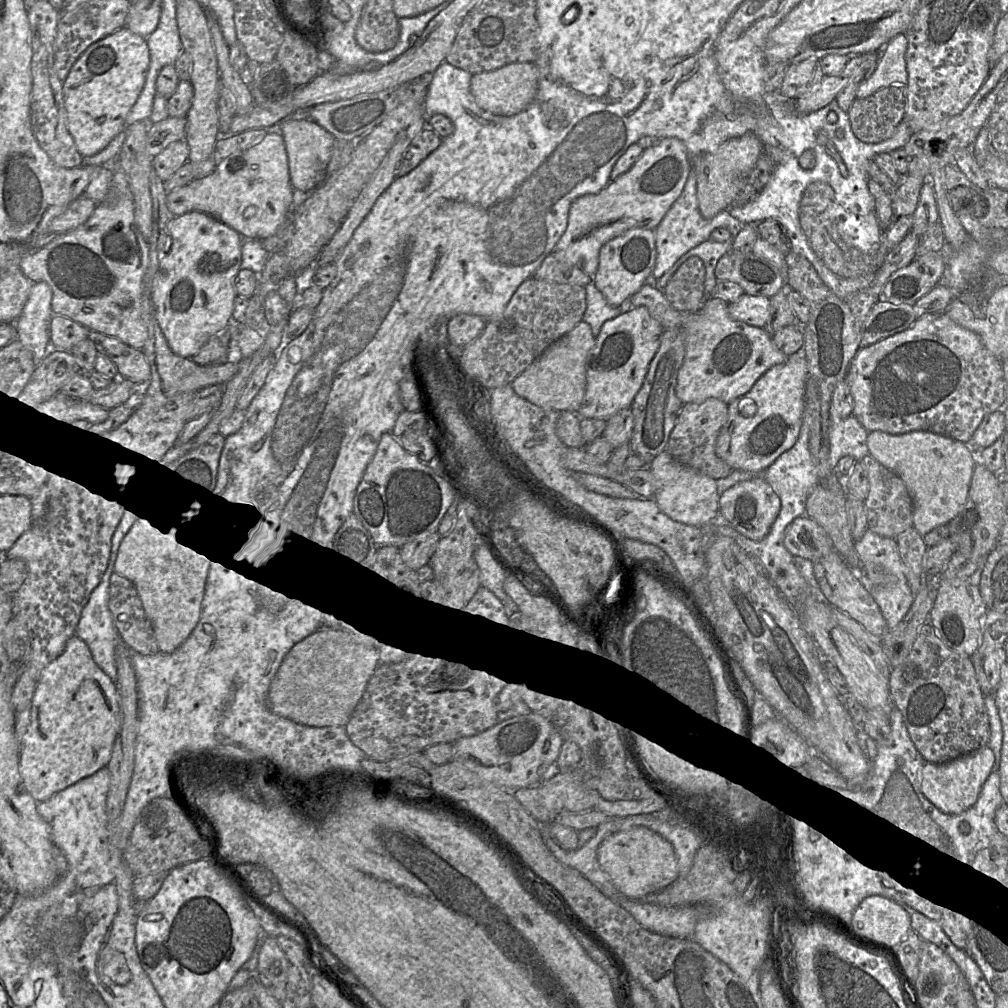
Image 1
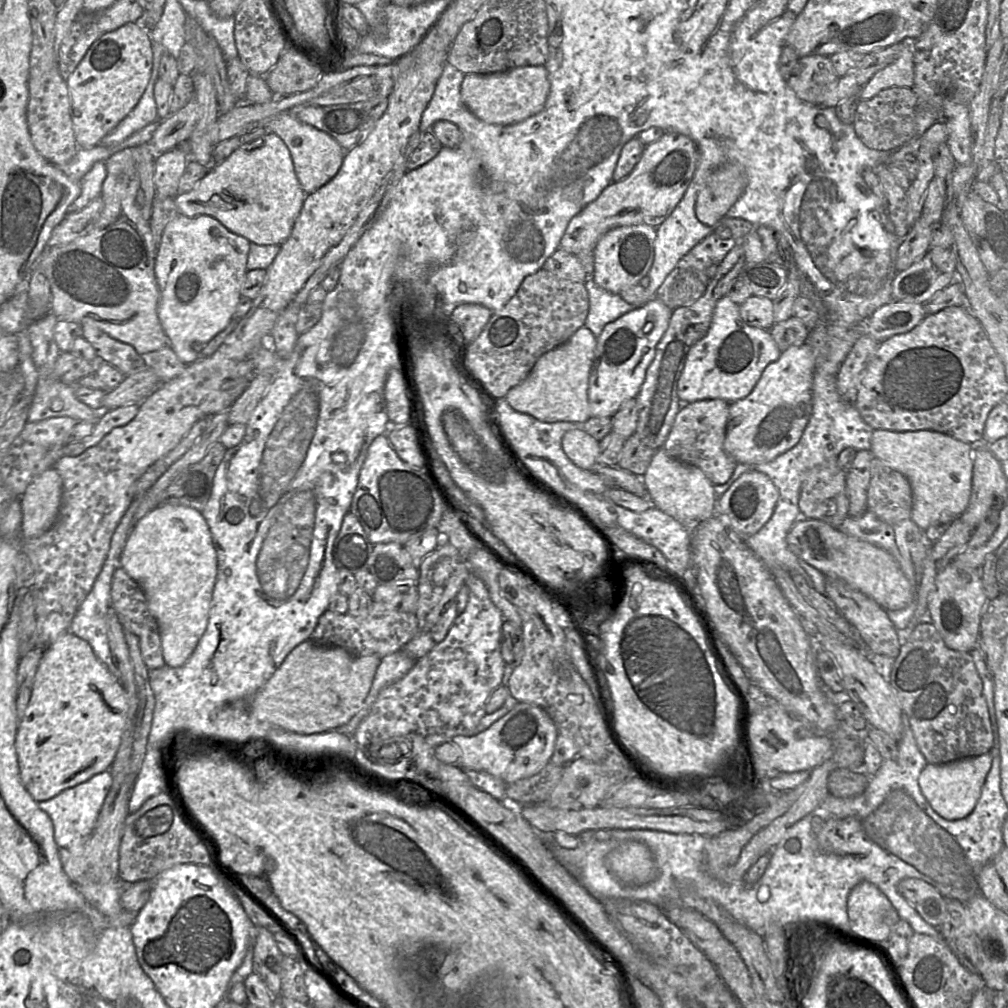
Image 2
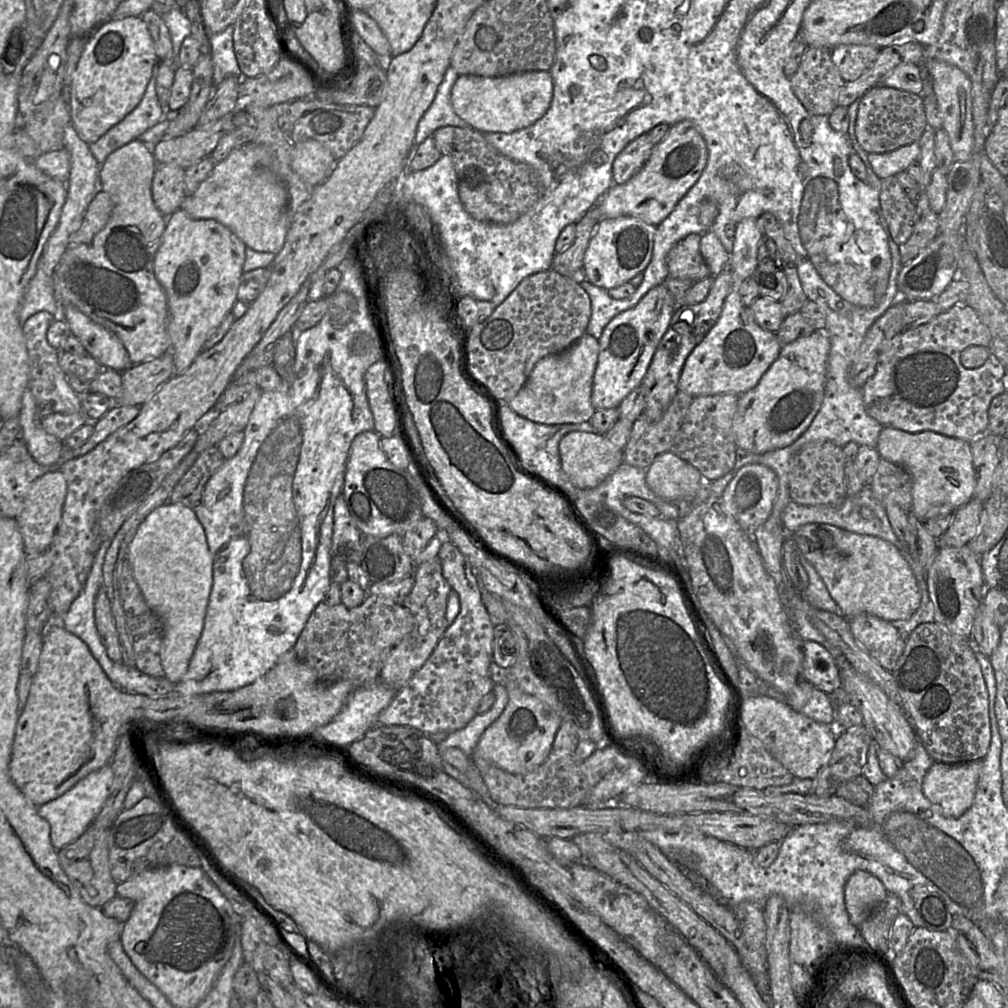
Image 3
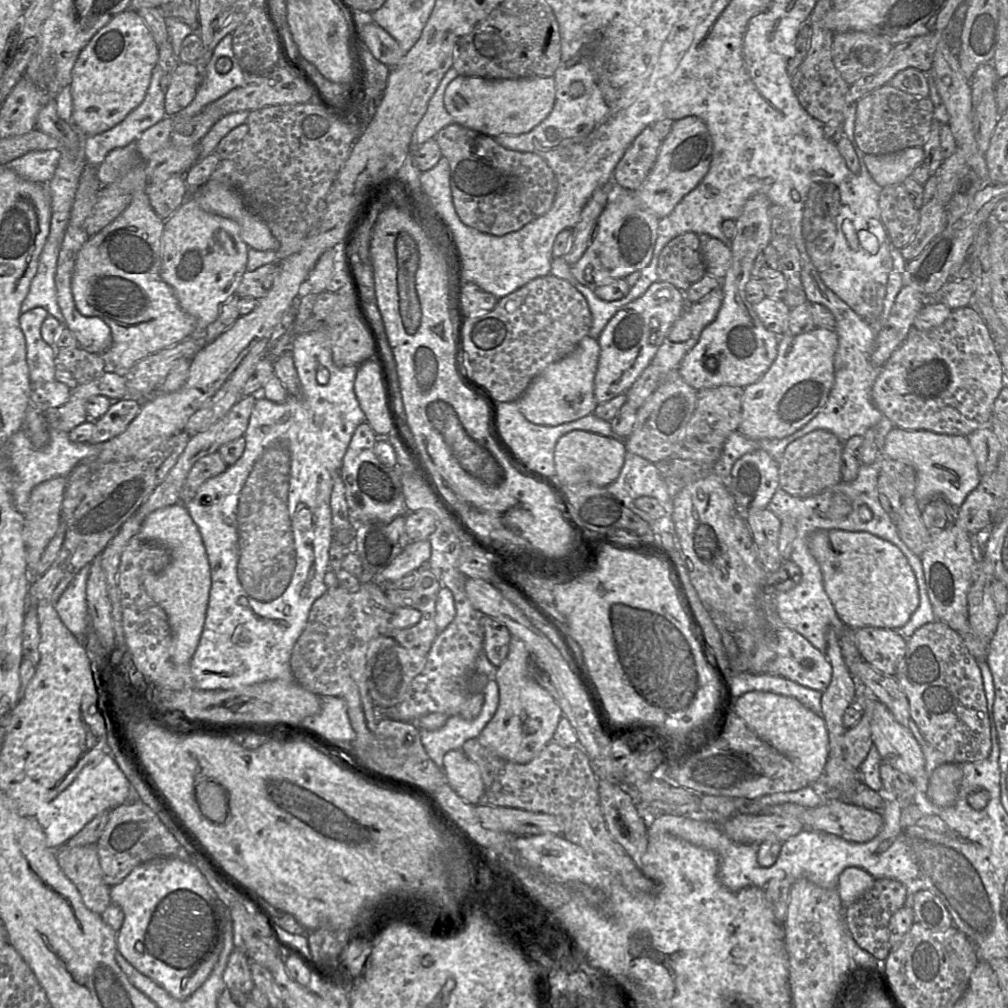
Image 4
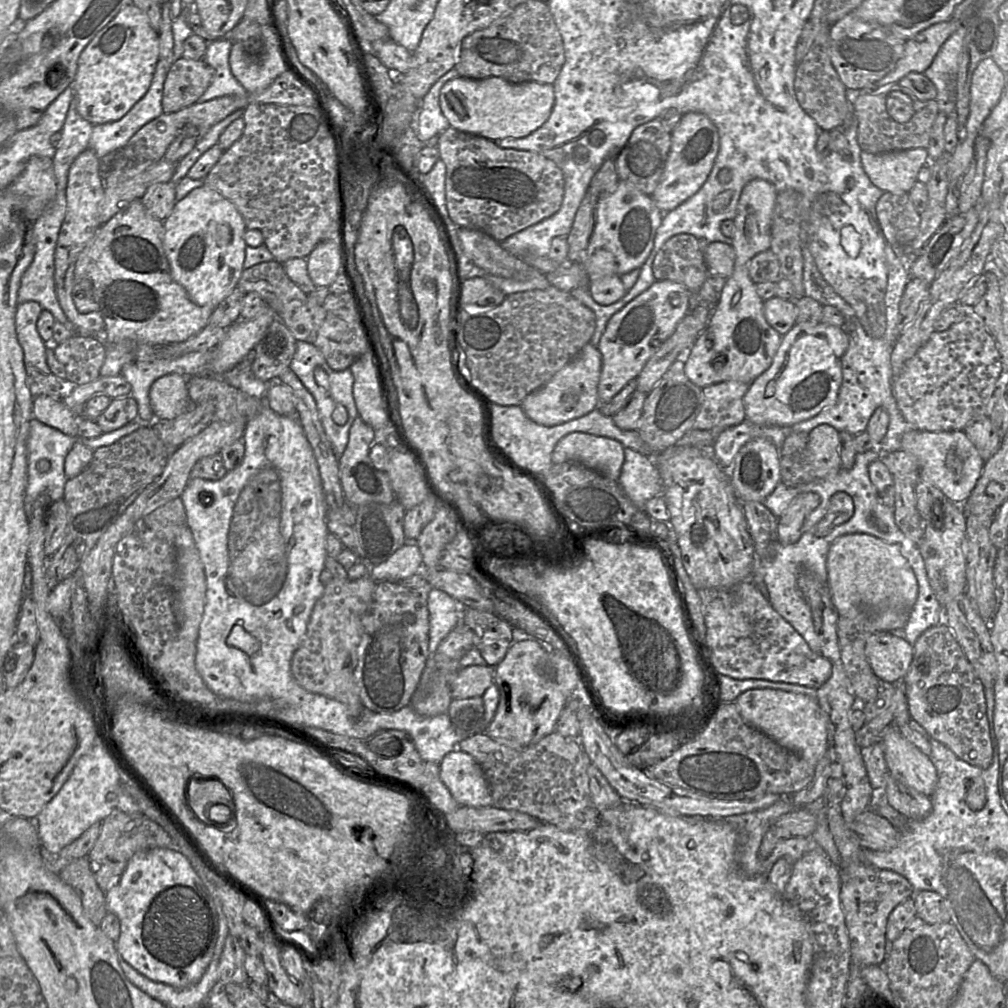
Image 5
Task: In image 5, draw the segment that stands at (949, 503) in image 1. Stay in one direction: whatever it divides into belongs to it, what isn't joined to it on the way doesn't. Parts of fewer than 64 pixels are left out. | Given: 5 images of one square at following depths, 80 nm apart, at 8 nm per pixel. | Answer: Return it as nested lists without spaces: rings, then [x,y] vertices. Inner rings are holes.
[[[911,430],[901,438],[901,449],[913,455],[919,464],[919,479],[937,487],[950,501],[963,504],[974,490],[985,461],[964,431],[928,432]]]

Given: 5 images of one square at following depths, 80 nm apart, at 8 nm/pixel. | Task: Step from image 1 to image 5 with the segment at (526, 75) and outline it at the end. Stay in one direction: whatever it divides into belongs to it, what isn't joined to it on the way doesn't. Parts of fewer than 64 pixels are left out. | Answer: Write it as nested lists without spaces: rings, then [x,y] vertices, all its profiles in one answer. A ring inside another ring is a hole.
[[[461,76],[445,83],[439,97],[442,113],[451,127],[493,141],[505,138],[523,138],[537,130],[548,120],[554,106],[554,100],[553,84],[533,81],[515,84],[499,77],[472,79]]]

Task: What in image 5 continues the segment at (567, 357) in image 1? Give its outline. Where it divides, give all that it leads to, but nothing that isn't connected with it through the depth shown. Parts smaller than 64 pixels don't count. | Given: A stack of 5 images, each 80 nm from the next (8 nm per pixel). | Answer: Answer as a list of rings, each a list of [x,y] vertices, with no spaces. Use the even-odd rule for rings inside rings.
[[[590,342],[547,383],[531,392],[520,407],[535,423],[542,426],[556,426],[582,417],[599,405],[598,383],[602,369],[602,355]]]

